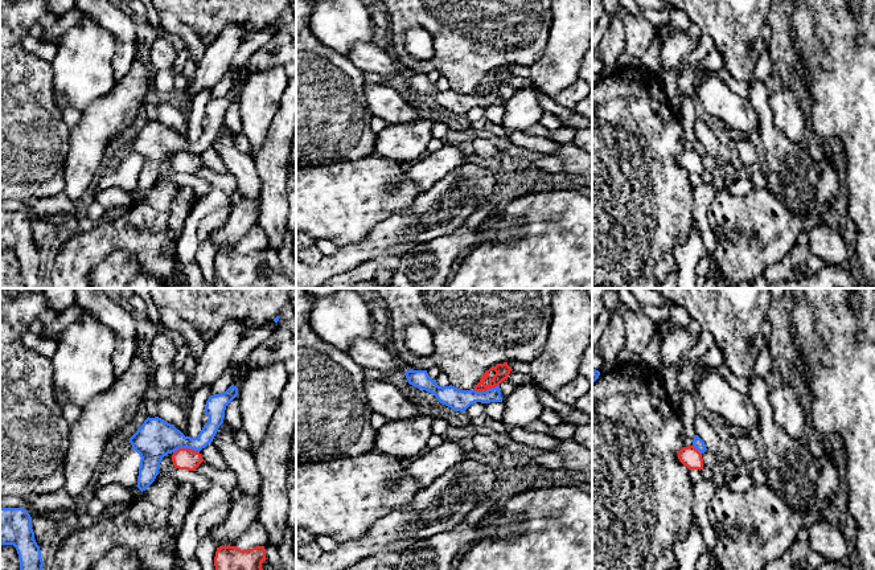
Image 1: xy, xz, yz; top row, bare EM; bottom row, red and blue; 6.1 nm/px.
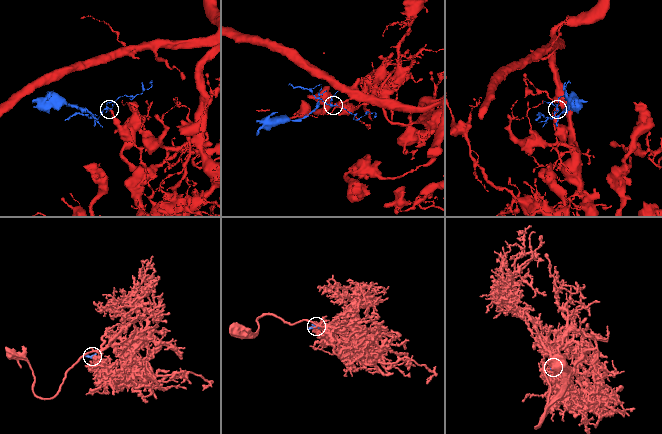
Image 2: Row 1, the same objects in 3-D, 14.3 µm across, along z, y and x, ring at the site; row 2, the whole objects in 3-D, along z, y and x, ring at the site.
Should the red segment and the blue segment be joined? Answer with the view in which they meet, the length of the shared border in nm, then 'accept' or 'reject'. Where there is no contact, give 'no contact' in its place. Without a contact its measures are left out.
contact in xy; length 160 nm; reject

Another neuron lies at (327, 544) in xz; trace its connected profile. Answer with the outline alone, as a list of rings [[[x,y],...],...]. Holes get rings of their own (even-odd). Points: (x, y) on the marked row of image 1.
[[[316,536],[316,544],[323,549],[323,551],[332,553],[338,548],[338,544],[328,536]]]

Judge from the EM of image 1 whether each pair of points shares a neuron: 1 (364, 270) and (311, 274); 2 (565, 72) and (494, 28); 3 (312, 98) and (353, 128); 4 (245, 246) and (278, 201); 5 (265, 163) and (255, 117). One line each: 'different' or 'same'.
1: different
2: different
3: same
4: different
5: different

